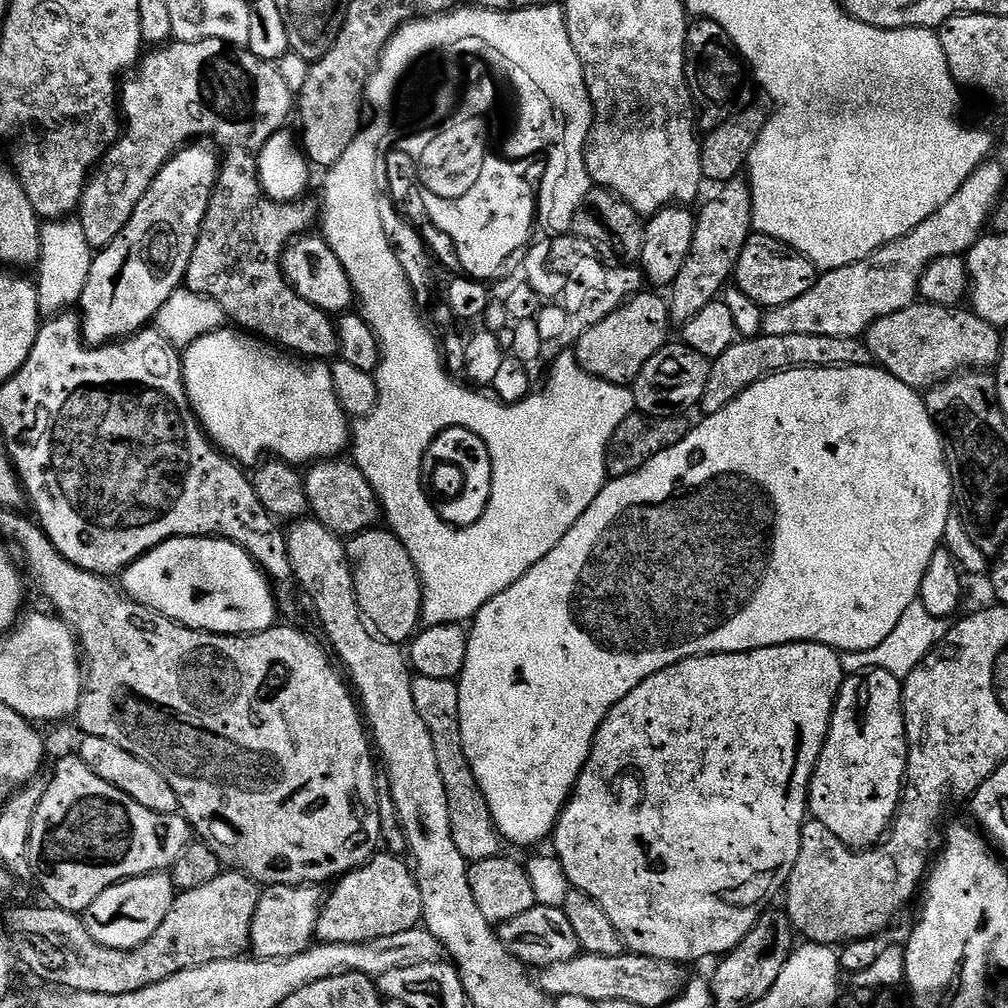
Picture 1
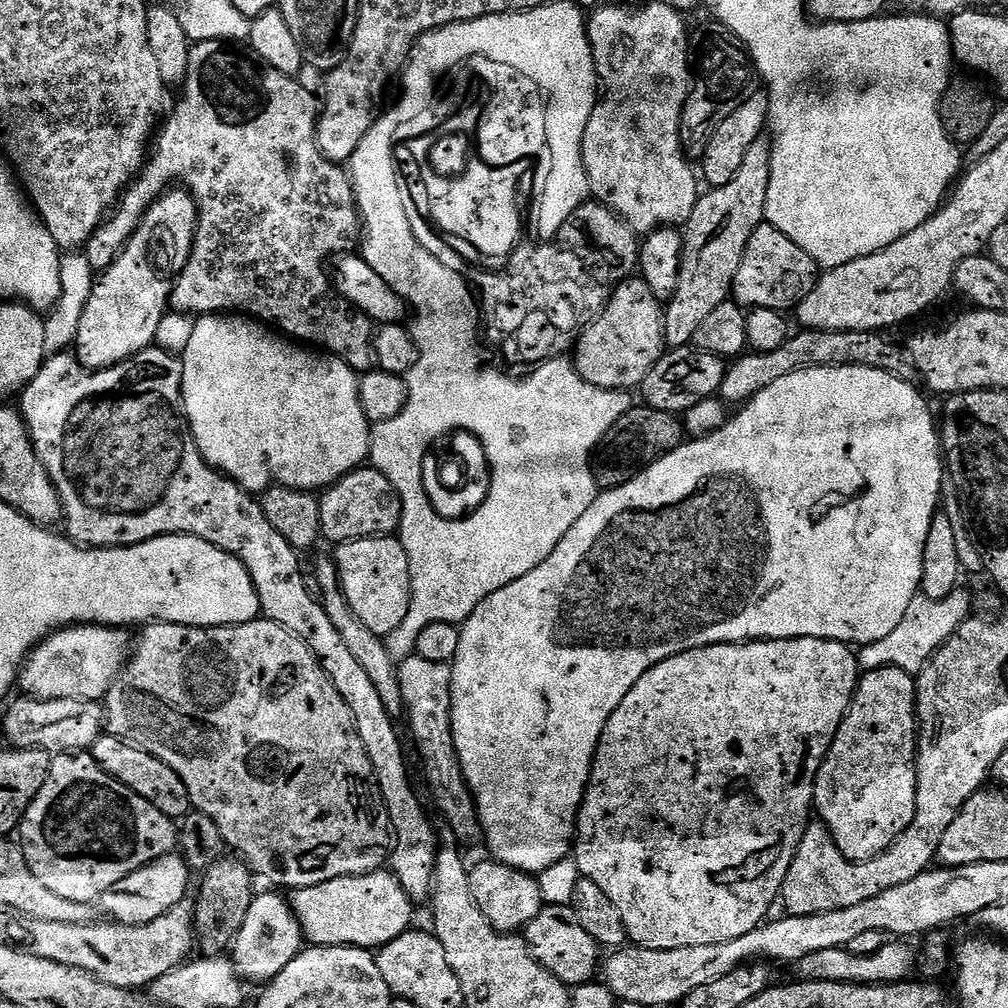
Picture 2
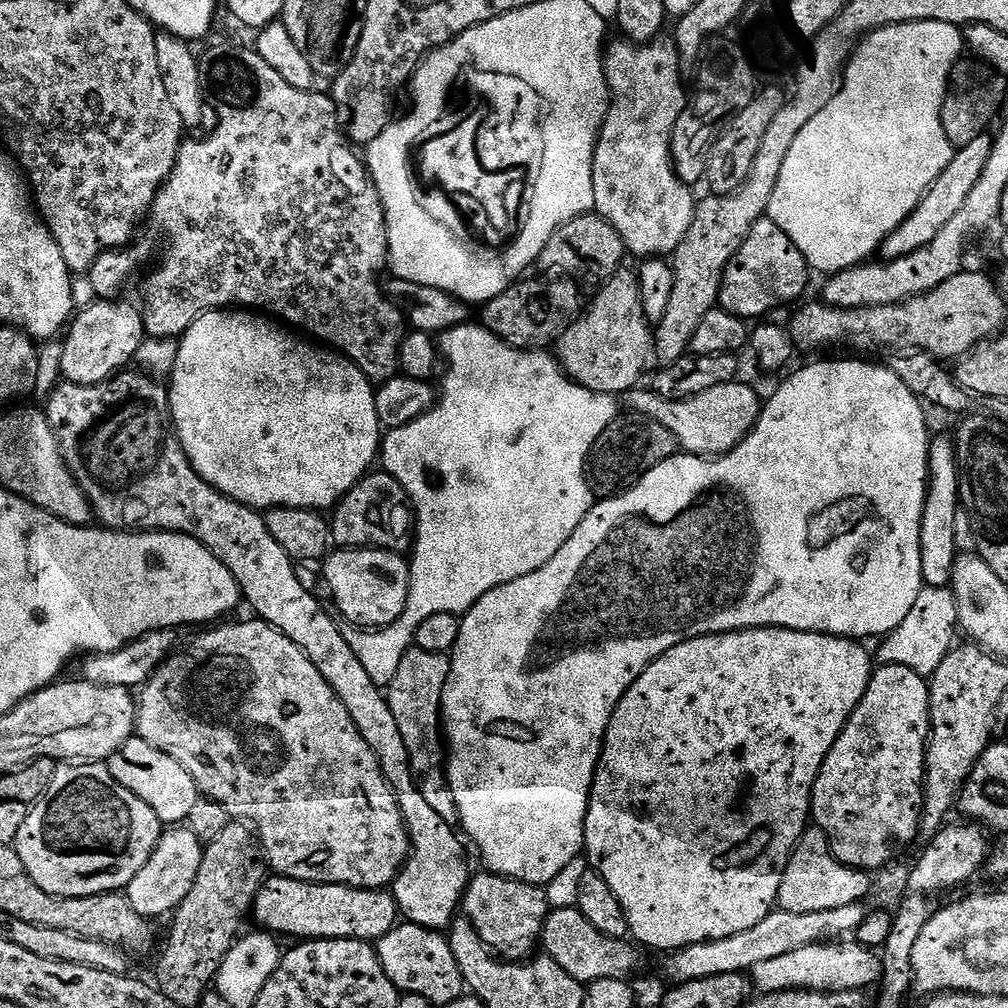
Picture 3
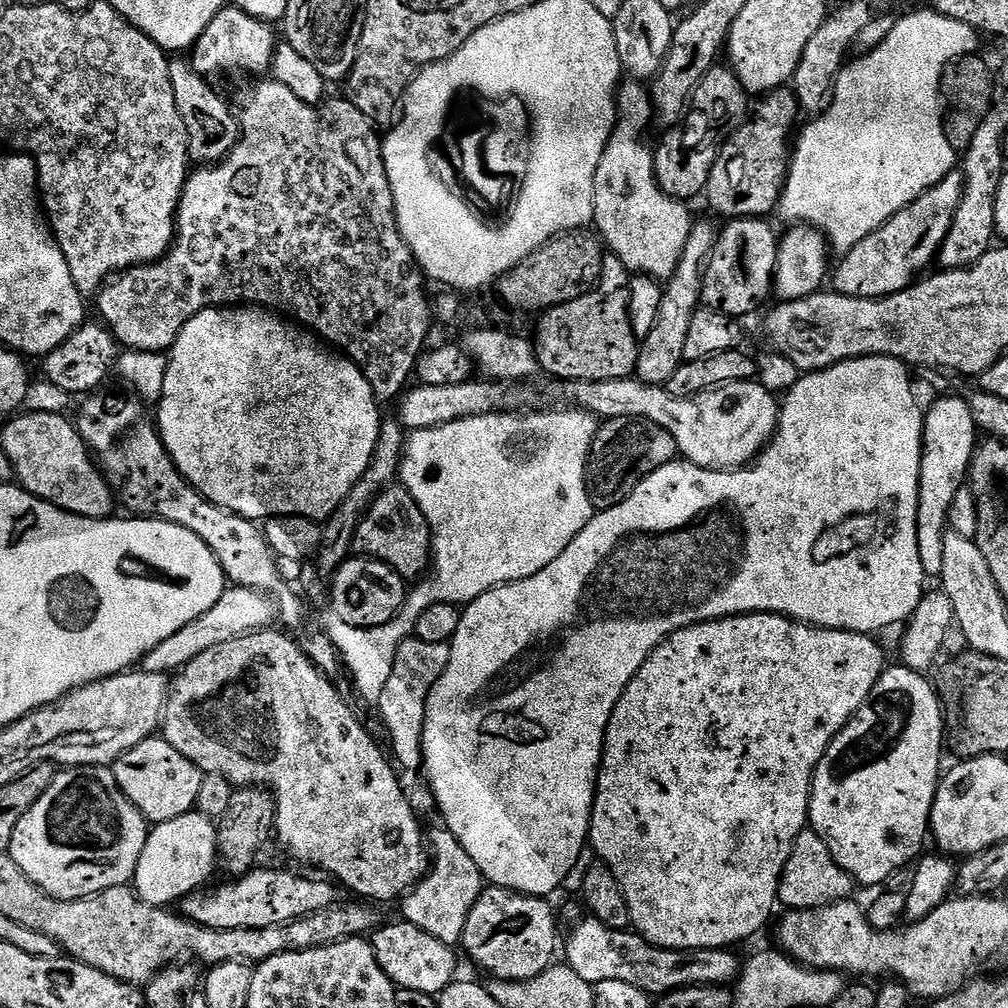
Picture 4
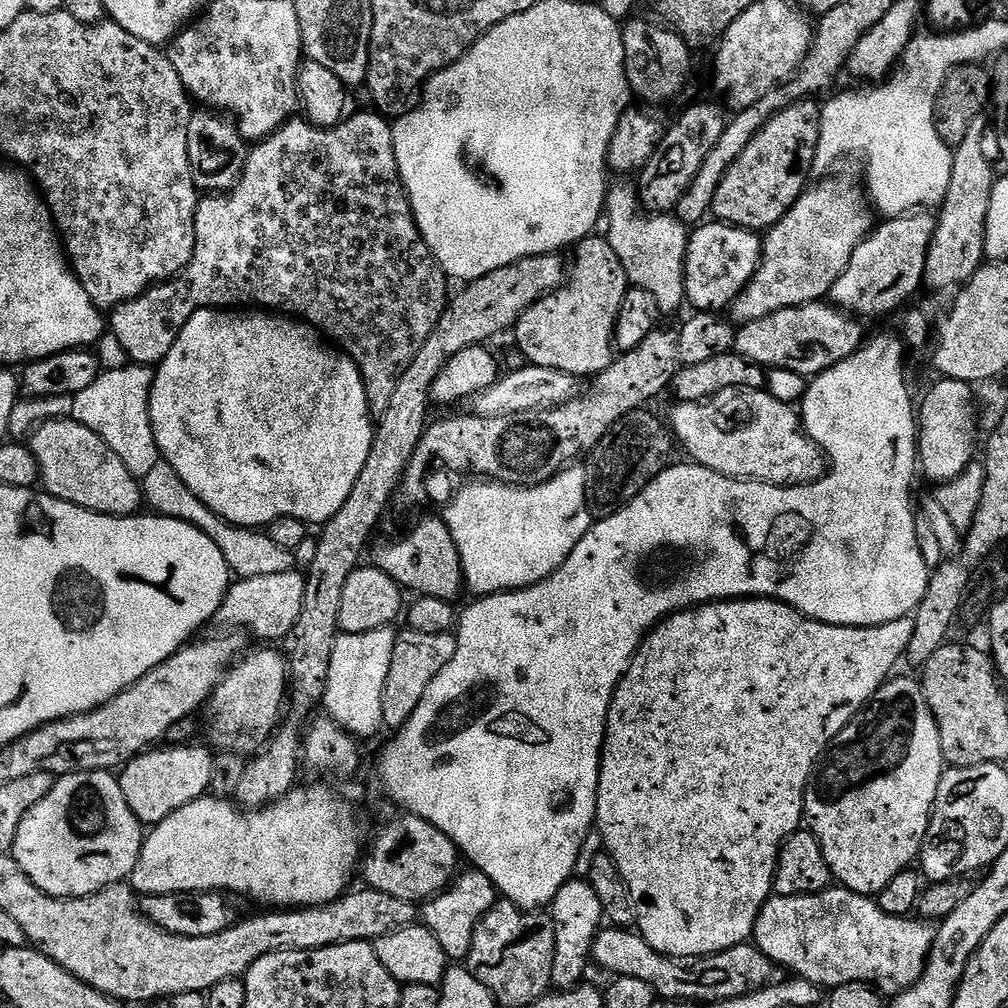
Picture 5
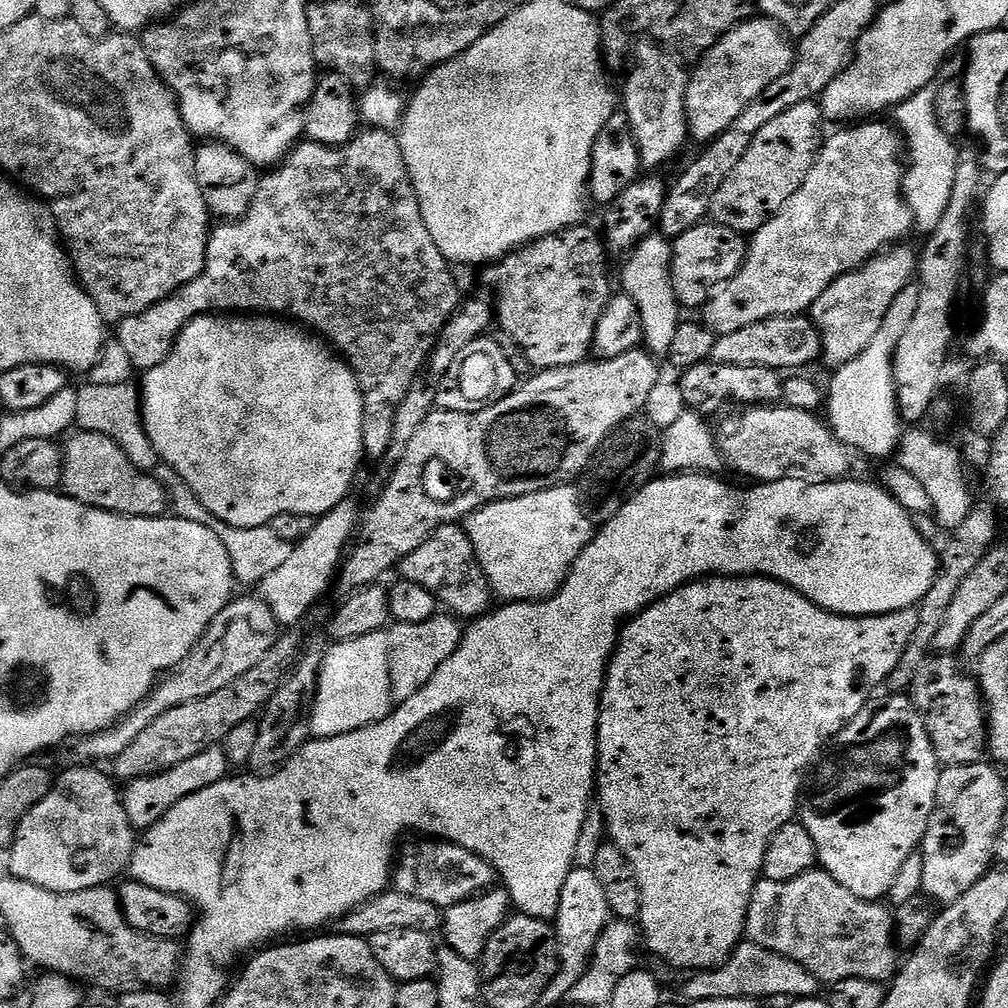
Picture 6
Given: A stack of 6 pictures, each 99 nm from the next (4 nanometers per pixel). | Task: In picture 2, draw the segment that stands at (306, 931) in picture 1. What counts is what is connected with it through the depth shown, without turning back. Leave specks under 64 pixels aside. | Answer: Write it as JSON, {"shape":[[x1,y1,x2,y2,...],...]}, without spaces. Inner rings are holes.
{"shape":[[268,891,272,892,253,895,250,910,246,910,246,918,242,918,242,927,230,948,232,965,245,982,272,980,282,970,286,970,287,964,306,944,298,918,292,913,291,903,285,897,283,900,279,891]]}

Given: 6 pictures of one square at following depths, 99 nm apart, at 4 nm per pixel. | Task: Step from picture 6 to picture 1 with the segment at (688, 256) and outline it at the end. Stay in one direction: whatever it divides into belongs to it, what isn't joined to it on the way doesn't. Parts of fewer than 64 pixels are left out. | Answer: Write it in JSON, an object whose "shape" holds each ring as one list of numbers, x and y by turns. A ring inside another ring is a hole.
{"shape":[[759,234,749,236,746,246,742,246,742,254,738,258,734,273,735,287,740,288,750,301,763,310,786,306,786,302,802,298,806,290,815,286,817,279,818,269,810,262,810,258,778,238]]}

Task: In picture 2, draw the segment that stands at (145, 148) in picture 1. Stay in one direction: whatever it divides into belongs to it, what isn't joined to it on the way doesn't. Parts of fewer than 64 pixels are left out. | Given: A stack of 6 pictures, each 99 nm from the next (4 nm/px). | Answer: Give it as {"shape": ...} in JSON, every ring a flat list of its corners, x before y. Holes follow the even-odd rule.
{"shape":[[201,40,193,43,192,53,188,59,188,77,185,78,179,89,179,92,181,91,180,101,177,102,176,109,173,110,172,117,168,120,168,125,165,128,163,125,159,129,154,140,154,147,151,149,144,167,141,168,139,176,128,185,111,215,98,226,98,230,94,230,94,234,88,239,82,252,88,257,93,273,103,272,112,263,116,253,127,246,128,239,140,229,140,219,148,213,148,207,169,191,175,185,172,184,175,180,181,180,184,183,181,185,192,193,192,199,196,201,196,237,192,243,190,258,186,262,186,266,180,269,174,281,170,297,171,311,185,314,247,314,265,325,275,326,285,337,295,338,308,346,319,346,333,356,340,356,357,374,363,374,373,371,378,364,373,320,345,300,330,283,329,273,328,276,324,273,324,259,331,252,336,252,335,254,351,253,353,251,352,240,356,242,361,239,360,212,356,206,349,173,341,165,325,158,316,144,316,124,320,120,321,105,318,103,317,93,315,96,310,89,303,88,299,84,300,82,299,79,274,70,269,64,259,59,255,52,239,43,226,40]]}

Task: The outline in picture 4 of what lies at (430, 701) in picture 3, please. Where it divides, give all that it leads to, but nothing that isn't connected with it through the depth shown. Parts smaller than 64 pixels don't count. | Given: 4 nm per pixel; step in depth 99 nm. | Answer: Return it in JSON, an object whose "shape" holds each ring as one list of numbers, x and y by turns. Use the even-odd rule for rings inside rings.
{"shape":[[415,638,406,639,398,646,398,654,394,658,394,670,390,670,386,686,382,686,382,698,378,705,380,720,388,731,388,740,392,743,391,755,395,763,408,772,421,771,424,762,422,734,426,722,426,702,430,690,434,690,434,682,442,678,449,662,448,644,422,642]]}

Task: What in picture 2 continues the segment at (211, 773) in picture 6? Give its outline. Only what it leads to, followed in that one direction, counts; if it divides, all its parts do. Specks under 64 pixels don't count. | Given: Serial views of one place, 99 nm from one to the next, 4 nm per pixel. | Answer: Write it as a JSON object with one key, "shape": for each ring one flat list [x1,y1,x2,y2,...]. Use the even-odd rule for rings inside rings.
{"shape":[[102,734,92,743,90,755,96,759,98,766,102,766,102,770,106,770,106,774,110,774,115,780,122,782,122,786,134,790,134,794,146,798,146,802,150,802,150,806,162,810,162,814,173,818,183,818,188,815,190,805,186,786,182,786,182,778,178,778,178,774,174,774,174,770,170,770,170,766,166,766,166,762,146,754,140,748,132,747,117,736,107,734]]}

